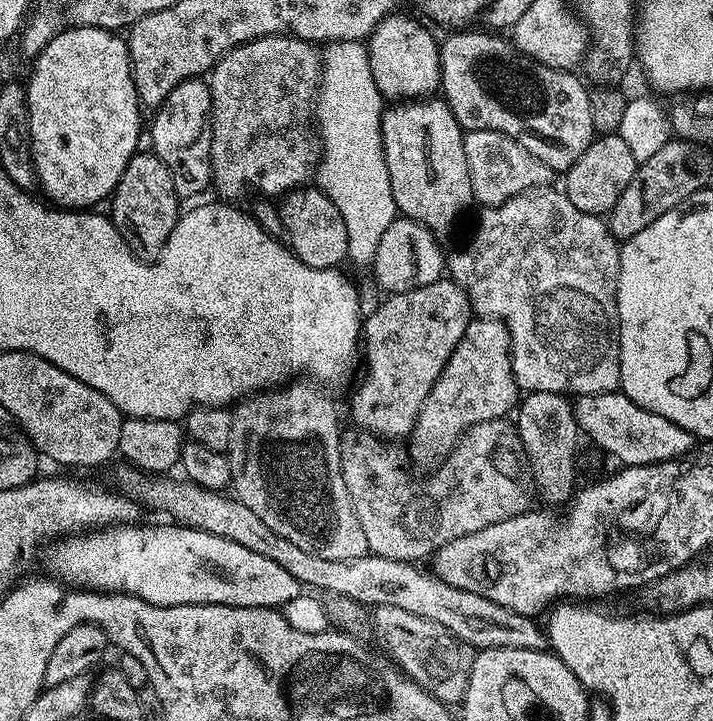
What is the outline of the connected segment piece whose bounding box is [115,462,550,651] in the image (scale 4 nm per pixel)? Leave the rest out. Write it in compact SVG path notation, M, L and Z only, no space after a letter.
M127 462L121 465L116 472L115 487L125 496L131 496L141 505L149 504L160 512L169 512L170 515L177 516L181 525L221 536L230 542L238 542L238 546L246 546L246 550L254 550L254 554L262 554L264 558L270 558L270 562L278 562L278 566L290 570L290 574L294 574L294 578L302 586L308 587L309 584L309 589L321 588L322 591L328 592L327 594L345 596L365 606L401 607L402 610L418 614L419 617L438 622L475 651L549 649L547 631L541 625L539 627L533 617L498 606L497 603L490 602L473 591L450 586L431 571L421 572L421 567L411 561L371 554L353 560L323 560L314 554L306 554L306 550L294 546L294 542L282 538L282 534L277 534L275 530L270 530L270 526L266 526L266 522L262 522L262 518L258 518L254 510L242 506L242 502L231 495L211 492L198 487L197 484L188 483L184 478L171 480L173 477L168 474L142 472Z

